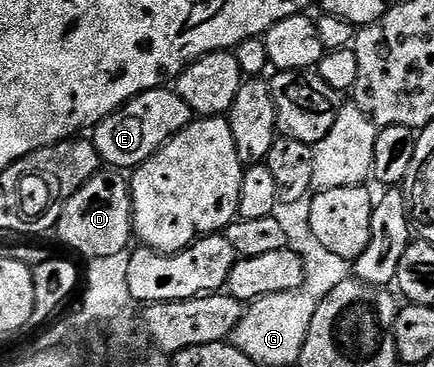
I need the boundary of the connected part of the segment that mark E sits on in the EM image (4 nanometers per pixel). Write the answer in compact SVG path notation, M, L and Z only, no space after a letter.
M174 88L150 89L127 102L122 109L113 110L107 118L94 126L95 150L99 152L99 160L104 166L115 171L134 171L138 169L141 163L150 159L158 149L175 138L186 125L190 125L192 120L193 114L189 103L185 103L185 99L181 99Z

